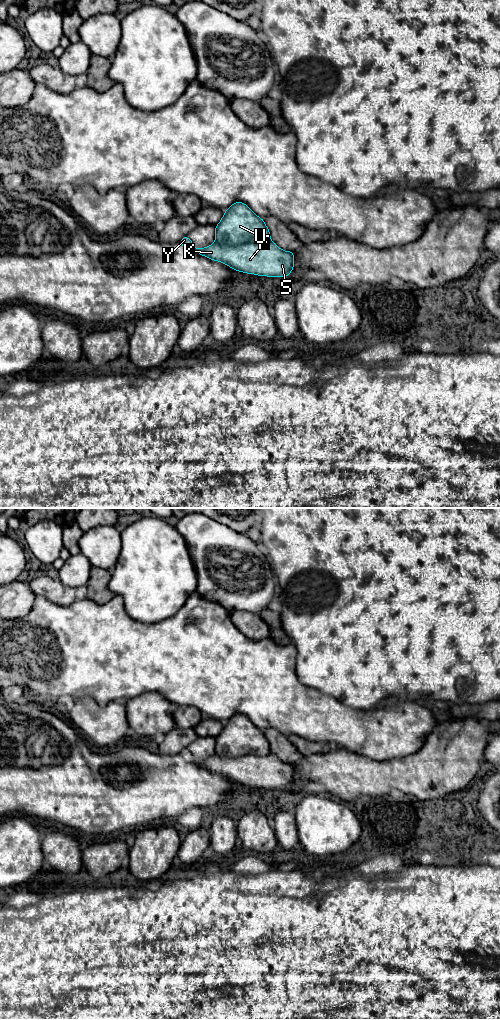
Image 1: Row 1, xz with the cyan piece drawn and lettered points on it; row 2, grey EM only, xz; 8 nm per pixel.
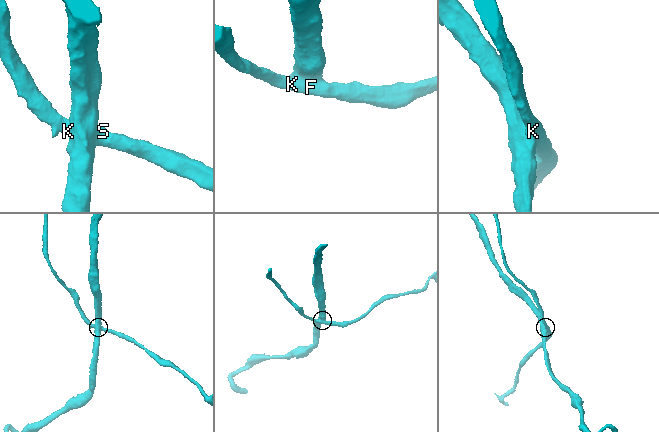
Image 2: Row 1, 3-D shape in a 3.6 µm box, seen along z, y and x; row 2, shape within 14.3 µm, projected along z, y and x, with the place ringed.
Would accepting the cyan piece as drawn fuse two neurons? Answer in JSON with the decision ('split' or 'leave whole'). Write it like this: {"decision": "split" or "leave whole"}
{"decision": "split"}

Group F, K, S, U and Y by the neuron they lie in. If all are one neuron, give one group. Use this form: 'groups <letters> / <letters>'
groups F K S Y / U

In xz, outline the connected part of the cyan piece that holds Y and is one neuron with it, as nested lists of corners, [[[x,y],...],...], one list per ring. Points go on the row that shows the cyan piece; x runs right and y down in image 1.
[[[184,236],[179,243],[187,250],[196,251],[199,255],[246,274],[288,277],[294,269],[293,251],[284,251],[272,241],[268,244],[247,243],[233,246],[222,246],[215,242],[198,249],[188,236]]]

